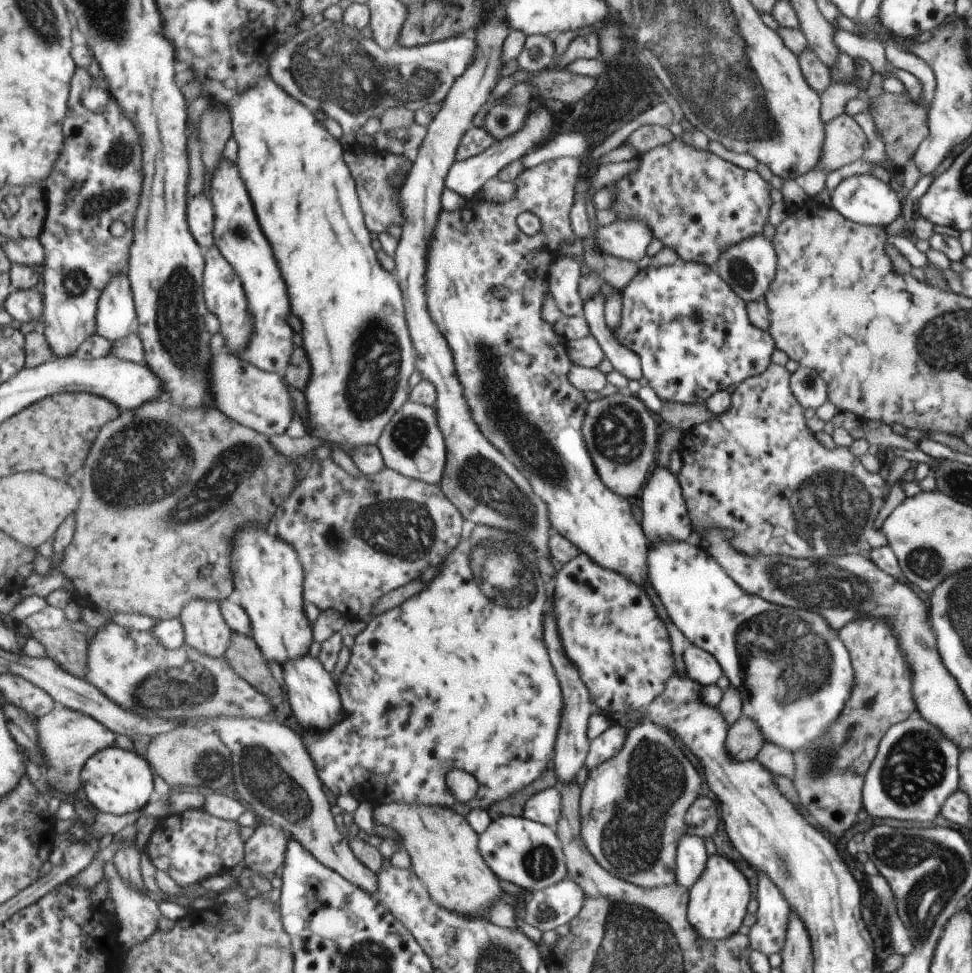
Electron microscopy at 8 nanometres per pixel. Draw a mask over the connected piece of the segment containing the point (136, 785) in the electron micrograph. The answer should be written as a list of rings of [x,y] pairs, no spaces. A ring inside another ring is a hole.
[[[116,746],[103,750],[93,756],[82,771],[81,781],[87,800],[90,801],[101,813],[113,815],[127,815],[141,812],[155,791],[151,764],[137,752],[123,750]]]

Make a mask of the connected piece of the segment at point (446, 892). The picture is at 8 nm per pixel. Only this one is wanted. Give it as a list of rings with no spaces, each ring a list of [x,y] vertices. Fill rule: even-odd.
[[[406,803],[389,804],[387,812],[393,818],[389,827],[397,831],[399,843],[411,859],[410,869],[427,888],[429,896],[444,910],[452,911],[457,915],[483,916],[487,912],[487,908],[499,898],[501,888],[499,880],[491,868],[484,863],[484,858],[480,855],[478,848],[478,835],[469,828],[465,817],[461,817],[447,808],[407,805]]]

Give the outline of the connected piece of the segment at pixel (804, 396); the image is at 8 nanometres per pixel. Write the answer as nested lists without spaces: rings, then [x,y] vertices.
[[[798,367],[789,376],[791,393],[799,405],[805,409],[816,409],[817,406],[821,406],[825,400],[828,400],[823,382],[824,380],[815,371],[806,367]]]

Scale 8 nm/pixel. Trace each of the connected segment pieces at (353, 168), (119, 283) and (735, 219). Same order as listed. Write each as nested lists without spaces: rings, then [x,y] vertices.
[[[347,148],[344,150],[344,160],[351,172],[352,179],[355,180],[357,194],[361,210],[363,210],[364,224],[369,231],[379,234],[386,231],[392,225],[401,226],[403,215],[400,214],[399,194],[397,189],[393,189],[388,180],[391,177],[401,177],[408,173],[410,164],[406,157],[393,155],[390,153],[380,154],[380,152],[369,152],[369,150],[357,150],[357,148]]]
[[[128,271],[116,275],[99,299],[96,330],[111,343],[139,331],[140,323]]]
[[[674,138],[667,145],[653,148],[637,159],[638,170],[613,185],[616,200],[611,207],[617,219],[640,219],[647,223],[652,236],[660,240],[663,247],[675,251],[681,261],[703,263],[714,270],[723,250],[748,237],[761,235],[761,228],[768,223],[768,211],[772,207],[769,200],[770,184],[765,184],[755,171],[743,170],[741,178],[741,168],[723,162],[709,151],[695,150],[685,145],[681,138]]]

